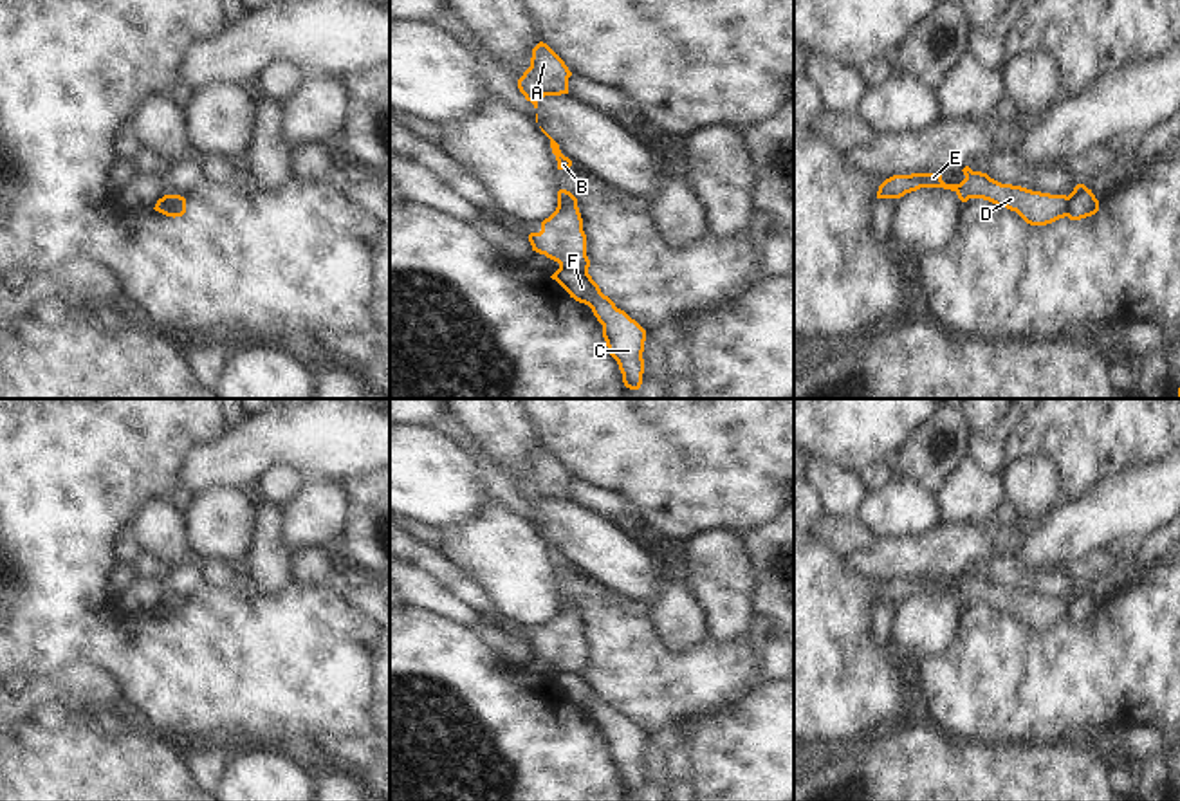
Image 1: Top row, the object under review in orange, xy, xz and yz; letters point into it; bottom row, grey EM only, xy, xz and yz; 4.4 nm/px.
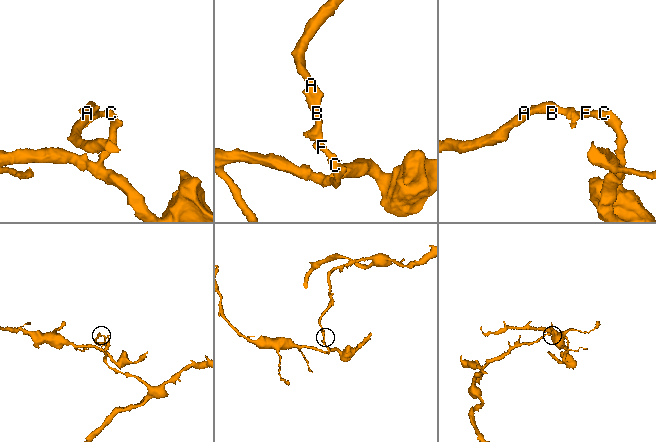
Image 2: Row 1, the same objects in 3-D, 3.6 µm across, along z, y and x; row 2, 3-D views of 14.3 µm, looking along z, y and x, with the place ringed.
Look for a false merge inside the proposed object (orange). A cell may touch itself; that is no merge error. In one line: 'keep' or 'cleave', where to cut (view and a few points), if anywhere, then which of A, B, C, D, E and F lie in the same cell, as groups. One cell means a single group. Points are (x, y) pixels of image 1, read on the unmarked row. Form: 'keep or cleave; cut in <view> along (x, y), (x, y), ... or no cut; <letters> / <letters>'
cleave; cut in xz along (560, 668), (571, 668), (587, 675); A B D E / C F

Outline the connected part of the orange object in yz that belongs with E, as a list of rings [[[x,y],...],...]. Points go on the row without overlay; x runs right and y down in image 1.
[[[963,574],[960,588],[945,588],[940,577],[893,579],[877,595],[877,603],[900,603],[920,592],[944,592],[958,599],[962,606],[983,603],[996,610],[1016,615],[1030,630],[1046,630],[1066,621],[1066,599],[1032,595],[1021,590],[1001,588],[987,577]]]

